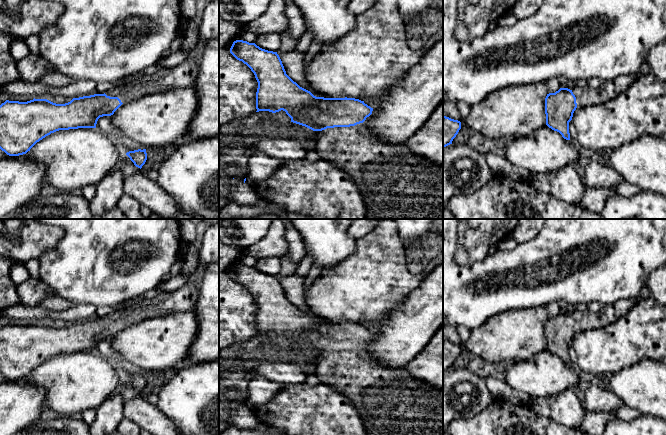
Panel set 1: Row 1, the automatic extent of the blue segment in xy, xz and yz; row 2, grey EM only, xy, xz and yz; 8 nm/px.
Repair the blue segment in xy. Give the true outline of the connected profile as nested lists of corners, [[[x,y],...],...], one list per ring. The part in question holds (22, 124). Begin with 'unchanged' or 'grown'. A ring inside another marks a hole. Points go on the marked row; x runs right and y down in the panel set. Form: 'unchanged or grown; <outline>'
grown; [[[191,56],[172,68],[160,68],[152,75],[140,77],[125,86],[115,87],[104,94],[73,98],[65,104],[56,104],[47,99],[27,102],[6,100],[0,105],[0,149],[9,156],[26,154],[40,140],[59,130],[96,128],[100,117],[111,116],[123,104],[143,96],[190,87],[195,84],[199,63]]]

